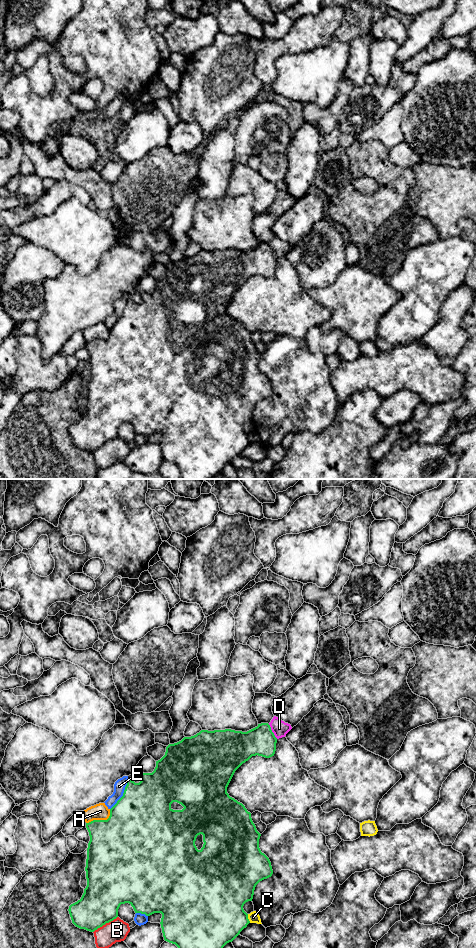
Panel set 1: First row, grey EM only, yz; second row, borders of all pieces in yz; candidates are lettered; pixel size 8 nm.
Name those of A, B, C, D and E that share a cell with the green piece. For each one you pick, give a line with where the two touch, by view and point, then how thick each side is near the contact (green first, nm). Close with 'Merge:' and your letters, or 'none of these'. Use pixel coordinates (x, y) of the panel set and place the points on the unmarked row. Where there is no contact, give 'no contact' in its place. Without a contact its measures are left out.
D: meets green in yz at (271, 251); 240 nm thick on the green side, 120 nm on the other
Merge: D

